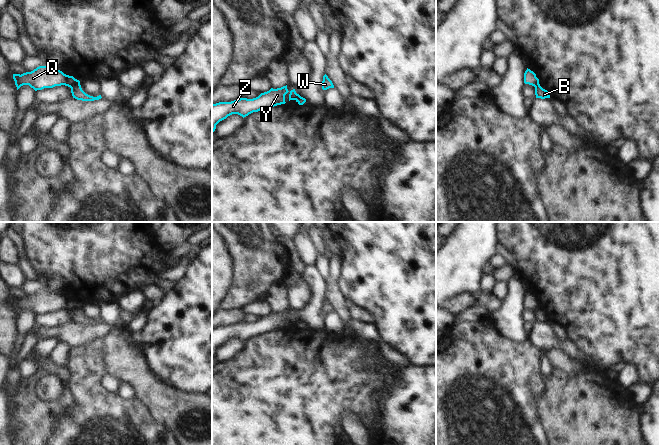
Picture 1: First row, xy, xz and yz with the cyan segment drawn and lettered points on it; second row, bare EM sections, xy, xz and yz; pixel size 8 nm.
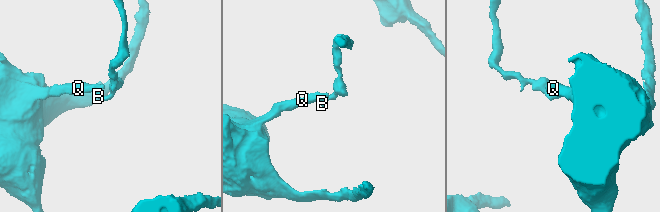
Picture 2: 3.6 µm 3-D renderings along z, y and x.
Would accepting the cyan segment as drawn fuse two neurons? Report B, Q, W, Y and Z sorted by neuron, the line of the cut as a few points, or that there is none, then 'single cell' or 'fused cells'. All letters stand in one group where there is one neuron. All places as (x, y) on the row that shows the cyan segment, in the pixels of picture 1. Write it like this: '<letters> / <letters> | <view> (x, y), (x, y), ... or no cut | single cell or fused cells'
B W / Q Y Z | xy (79, 83), (73, 84), (70, 87) | fused cells

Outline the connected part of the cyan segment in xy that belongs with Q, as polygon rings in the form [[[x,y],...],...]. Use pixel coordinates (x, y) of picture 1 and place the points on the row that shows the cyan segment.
[[[39,66],[33,71],[21,75],[13,74],[13,79],[17,90],[23,85],[29,85],[37,91],[61,85],[71,88],[73,85],[80,84],[80,81],[73,76],[66,75],[60,70],[50,69],[47,66]]]

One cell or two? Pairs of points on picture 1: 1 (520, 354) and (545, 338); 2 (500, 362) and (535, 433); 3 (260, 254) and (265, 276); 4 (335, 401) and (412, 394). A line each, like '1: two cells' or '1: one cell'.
1: two cells
2: one cell
3: one cell
4: two cells

